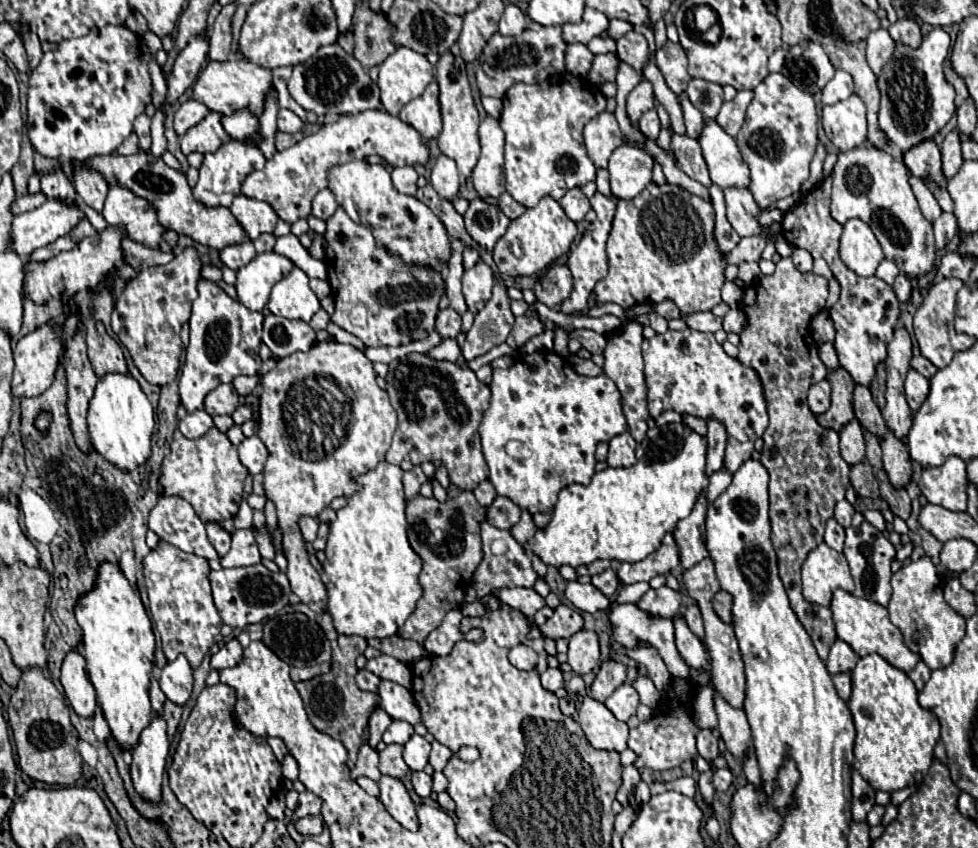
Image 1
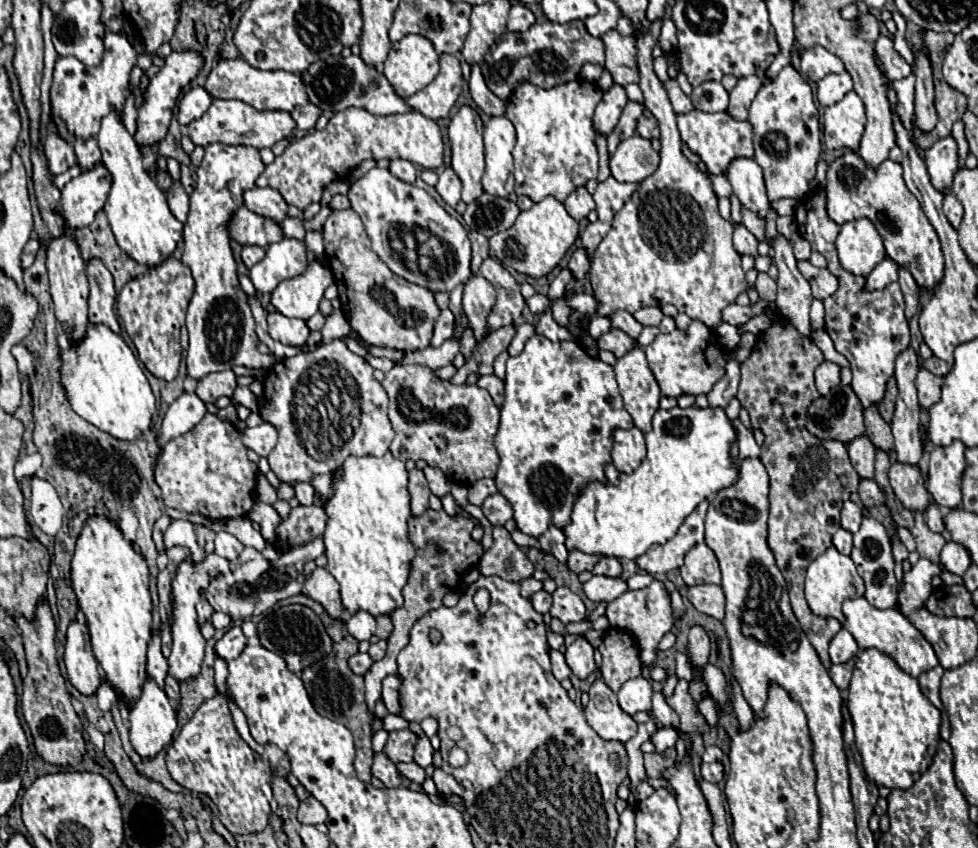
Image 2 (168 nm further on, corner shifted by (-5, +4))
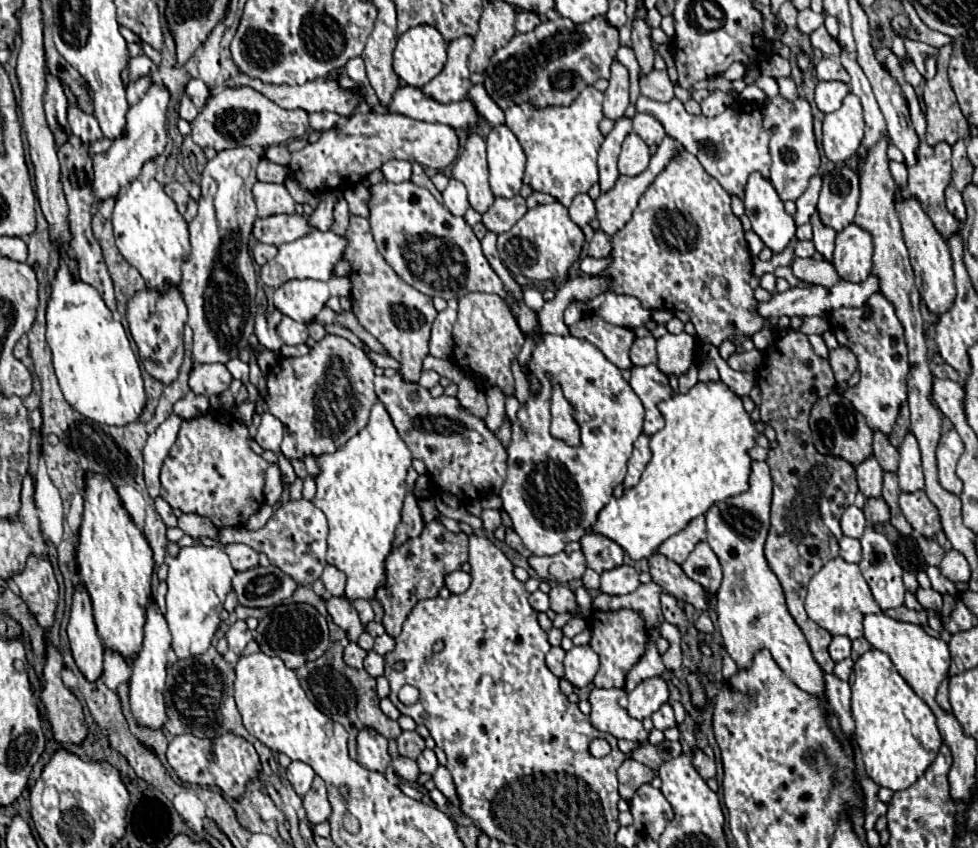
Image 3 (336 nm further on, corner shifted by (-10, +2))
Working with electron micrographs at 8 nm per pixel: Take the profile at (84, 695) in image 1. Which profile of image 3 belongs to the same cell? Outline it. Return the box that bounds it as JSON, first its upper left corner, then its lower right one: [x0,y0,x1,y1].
[67,588,105,682]

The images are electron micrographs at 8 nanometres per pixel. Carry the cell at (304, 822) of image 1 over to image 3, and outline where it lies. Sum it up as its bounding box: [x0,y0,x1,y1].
[303,776,331,824]

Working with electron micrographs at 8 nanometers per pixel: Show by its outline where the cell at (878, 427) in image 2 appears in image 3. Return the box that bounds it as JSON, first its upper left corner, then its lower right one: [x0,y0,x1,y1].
[873,430,899,472]

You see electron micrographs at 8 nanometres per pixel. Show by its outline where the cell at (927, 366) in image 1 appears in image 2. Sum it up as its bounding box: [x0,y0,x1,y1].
[922,356,950,376]

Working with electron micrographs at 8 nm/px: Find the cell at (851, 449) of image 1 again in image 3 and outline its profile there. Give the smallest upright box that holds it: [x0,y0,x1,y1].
[857,456,883,498]

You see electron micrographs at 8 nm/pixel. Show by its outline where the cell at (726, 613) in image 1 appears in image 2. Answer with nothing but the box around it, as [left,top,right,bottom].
[688,584,724,620]

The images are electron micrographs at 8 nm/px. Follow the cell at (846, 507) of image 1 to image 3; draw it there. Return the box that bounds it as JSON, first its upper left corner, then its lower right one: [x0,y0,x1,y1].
[841,506,867,538]

